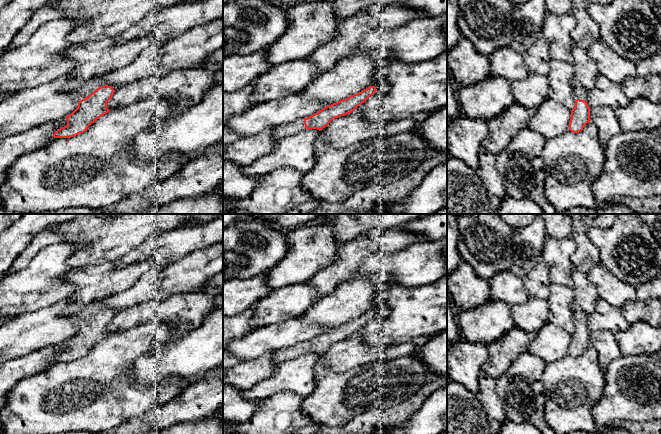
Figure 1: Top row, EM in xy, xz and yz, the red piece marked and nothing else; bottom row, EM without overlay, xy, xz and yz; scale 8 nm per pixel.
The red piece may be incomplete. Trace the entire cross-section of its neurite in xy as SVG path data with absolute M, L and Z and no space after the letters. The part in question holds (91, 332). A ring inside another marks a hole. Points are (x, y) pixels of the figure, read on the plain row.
M104 299L96 300L74 311L73 323L78 331L67 342L67 349L53 358L54 362L70 362L84 357L88 351L110 334L107 326L117 310L106 307Z

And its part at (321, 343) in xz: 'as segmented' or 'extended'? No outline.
extended

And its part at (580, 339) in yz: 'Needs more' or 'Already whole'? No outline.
Needs more

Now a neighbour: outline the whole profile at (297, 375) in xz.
M305 353L279 363L272 376L242 392L245 399L265 399L270 395L292 392L308 396L316 388L315 367L320 355Z

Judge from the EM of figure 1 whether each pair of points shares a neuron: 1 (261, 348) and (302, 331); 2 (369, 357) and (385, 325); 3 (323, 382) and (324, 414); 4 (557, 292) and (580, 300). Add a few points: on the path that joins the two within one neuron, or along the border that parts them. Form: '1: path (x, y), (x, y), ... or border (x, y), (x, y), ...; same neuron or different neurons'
1: path (271, 338), (292, 331); same neuron
2: border (354, 334), (368, 345), (398, 344); different neurons
3: path (324, 390), (324, 406); same neuron
4: border (571, 288), (572, 304), (574, 306); different neurons

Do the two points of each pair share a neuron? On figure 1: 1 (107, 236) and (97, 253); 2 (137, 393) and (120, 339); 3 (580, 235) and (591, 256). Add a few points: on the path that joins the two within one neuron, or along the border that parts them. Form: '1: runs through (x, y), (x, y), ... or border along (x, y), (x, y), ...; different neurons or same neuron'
1: runs through (105, 240), (97, 249); same neuron
2: runs through (122, 382), (114, 375), (116, 354); same neuron
3: runs through (582, 240), (586, 251); same neuron

